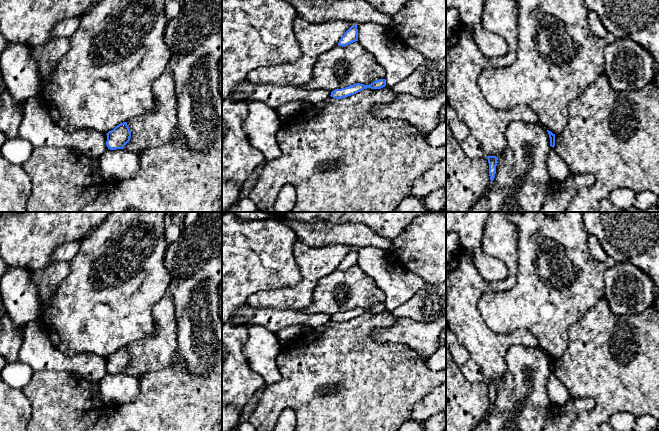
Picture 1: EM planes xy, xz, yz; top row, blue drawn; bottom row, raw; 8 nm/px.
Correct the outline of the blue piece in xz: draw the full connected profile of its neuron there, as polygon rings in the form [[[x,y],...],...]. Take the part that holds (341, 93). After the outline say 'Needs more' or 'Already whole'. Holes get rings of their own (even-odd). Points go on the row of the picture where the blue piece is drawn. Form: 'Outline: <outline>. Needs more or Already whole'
Outline: [[[379,79],[374,81],[373,83],[369,85],[364,85],[360,83],[356,83],[353,85],[350,85],[345,88],[341,89],[335,89],[334,91],[331,92],[331,97],[336,98],[336,99],[342,99],[351,95],[354,95],[364,89],[371,88],[371,89],[381,89],[386,86],[386,80],[385,79]]]. Already whole

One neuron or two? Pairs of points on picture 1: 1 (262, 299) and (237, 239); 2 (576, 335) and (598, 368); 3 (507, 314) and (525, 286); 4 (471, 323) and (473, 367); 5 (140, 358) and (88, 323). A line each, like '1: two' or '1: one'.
1: two
2: one
3: one
4: two
5: two

